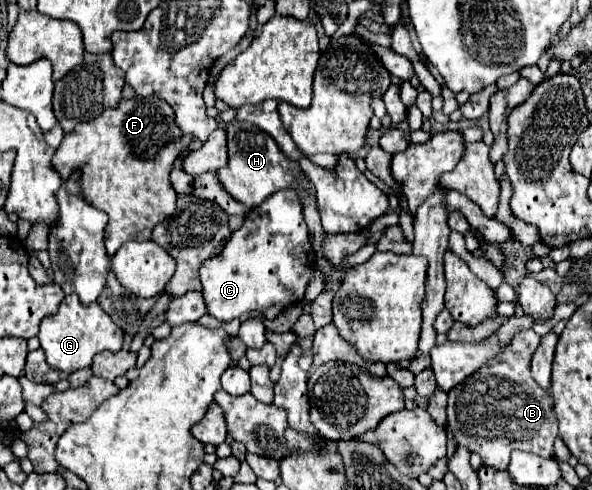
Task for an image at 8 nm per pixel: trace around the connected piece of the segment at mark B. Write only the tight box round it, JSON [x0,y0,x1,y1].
[449,330,559,470]

